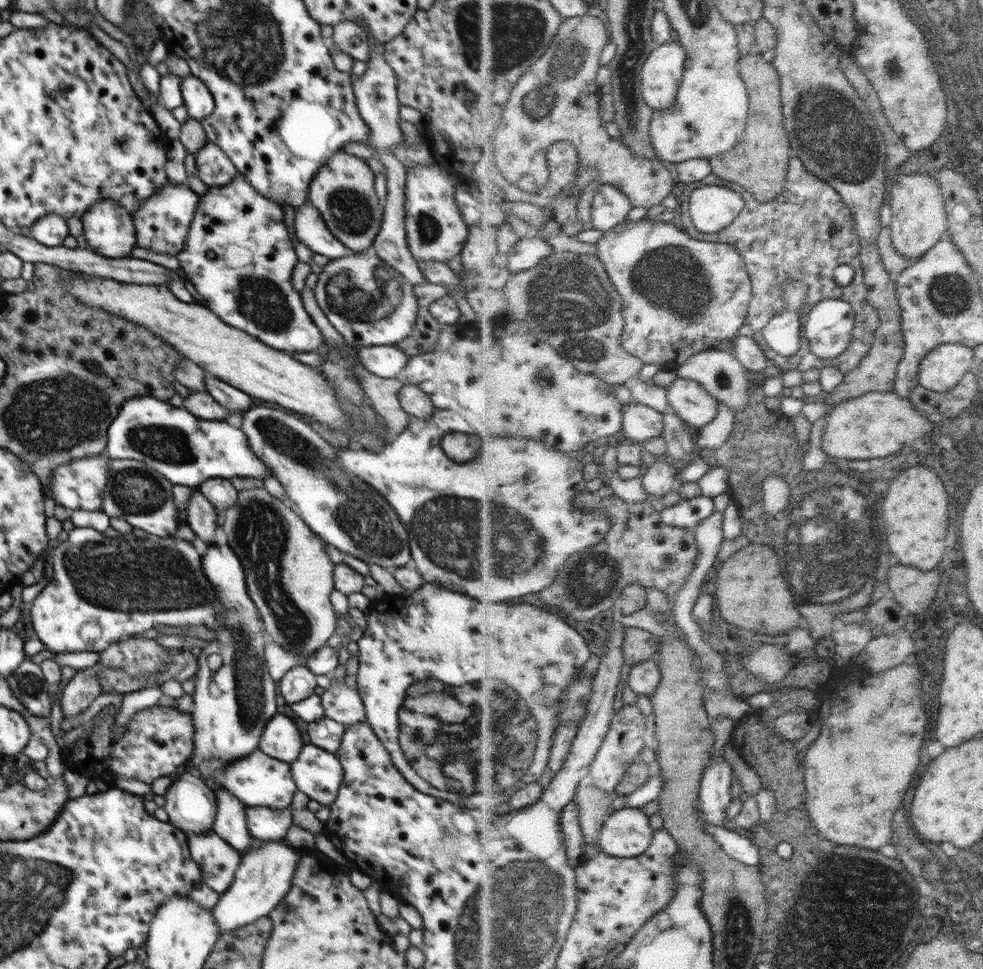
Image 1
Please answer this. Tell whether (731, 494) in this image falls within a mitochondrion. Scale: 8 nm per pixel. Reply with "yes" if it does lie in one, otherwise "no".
no

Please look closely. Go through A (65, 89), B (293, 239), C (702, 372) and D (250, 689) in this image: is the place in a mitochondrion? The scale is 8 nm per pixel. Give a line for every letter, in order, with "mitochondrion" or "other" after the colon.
A: other
B: other
C: other
D: mitochondrion

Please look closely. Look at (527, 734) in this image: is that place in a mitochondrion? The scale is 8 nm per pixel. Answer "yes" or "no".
yes

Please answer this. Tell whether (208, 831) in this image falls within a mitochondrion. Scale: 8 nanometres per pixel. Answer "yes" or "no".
no

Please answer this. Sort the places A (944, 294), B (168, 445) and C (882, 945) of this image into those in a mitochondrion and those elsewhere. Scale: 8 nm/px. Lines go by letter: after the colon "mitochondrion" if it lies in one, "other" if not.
A: mitochondrion
B: mitochondrion
C: mitochondrion

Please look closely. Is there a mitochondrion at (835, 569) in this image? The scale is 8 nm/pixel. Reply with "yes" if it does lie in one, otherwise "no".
yes

